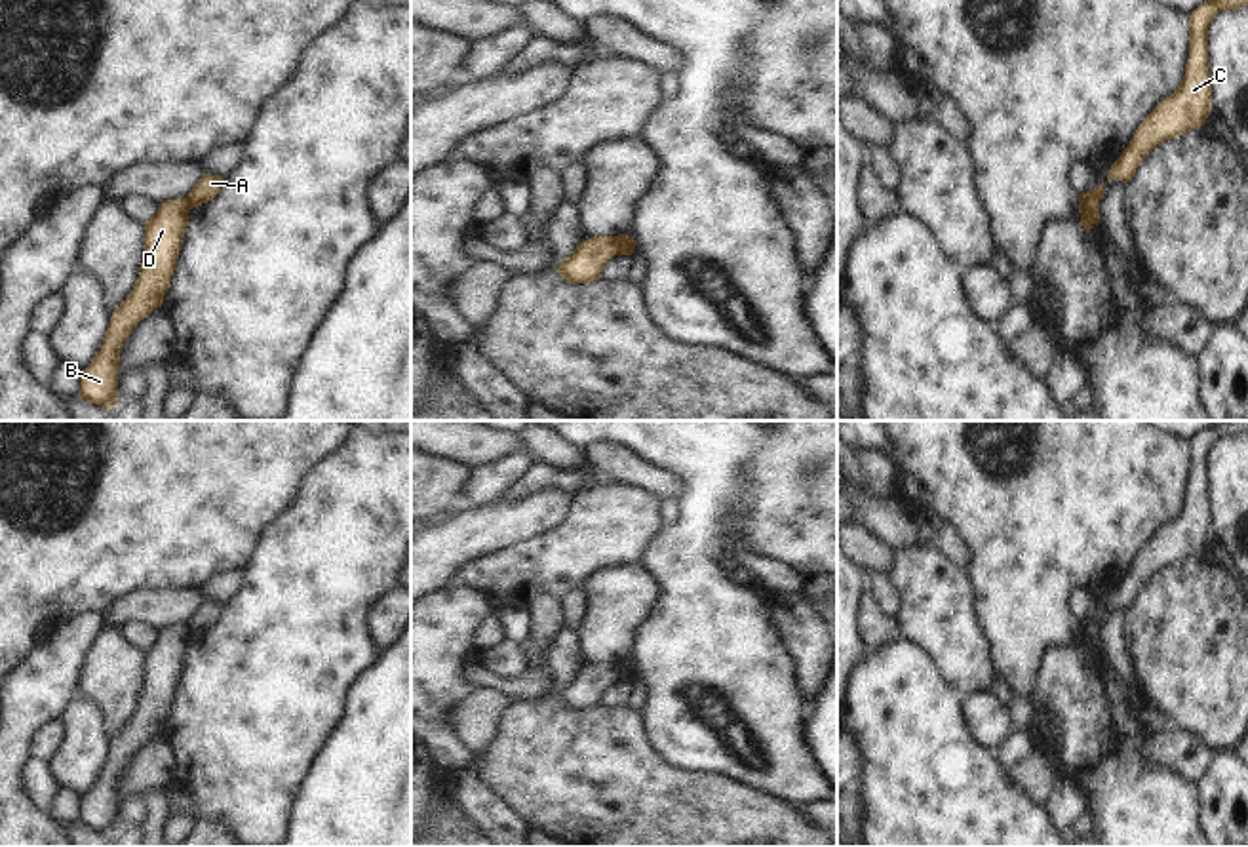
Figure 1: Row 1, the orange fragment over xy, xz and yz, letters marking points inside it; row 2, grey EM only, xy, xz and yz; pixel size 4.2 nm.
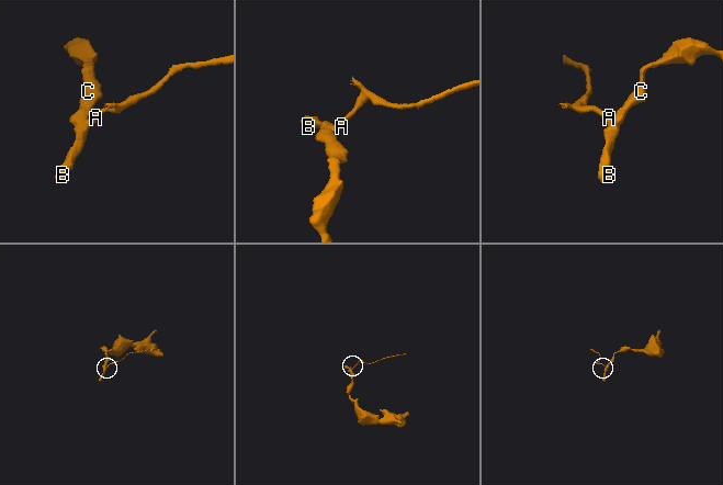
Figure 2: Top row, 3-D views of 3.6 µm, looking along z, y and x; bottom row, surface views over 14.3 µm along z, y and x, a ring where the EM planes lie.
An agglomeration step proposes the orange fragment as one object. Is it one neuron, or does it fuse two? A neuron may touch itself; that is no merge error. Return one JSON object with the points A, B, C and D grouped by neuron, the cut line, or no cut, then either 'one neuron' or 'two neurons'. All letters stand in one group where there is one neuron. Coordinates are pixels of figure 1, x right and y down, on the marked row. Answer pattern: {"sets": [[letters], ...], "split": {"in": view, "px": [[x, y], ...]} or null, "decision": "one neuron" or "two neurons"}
{"sets": [["A"], ["B", "C", "D"]], "split": {"in": "xz", "px": [[613, 238], [617, 254]]}, "decision": "two neurons"}

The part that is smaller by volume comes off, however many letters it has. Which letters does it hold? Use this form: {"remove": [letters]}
{"remove": ["A"]}

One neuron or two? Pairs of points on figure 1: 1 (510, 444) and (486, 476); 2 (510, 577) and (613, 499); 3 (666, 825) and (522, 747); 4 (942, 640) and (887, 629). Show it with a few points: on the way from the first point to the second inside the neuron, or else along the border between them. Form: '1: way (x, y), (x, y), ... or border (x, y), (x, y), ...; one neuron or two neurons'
1: border (527, 455), (506, 453), (474, 467); two neurons
2: way (535, 564), (550, 562), (588, 524); one neuron
3: way (630, 813), (584, 775), (558, 769); one neuron
4: border (896, 617), (898, 634); two neurons

